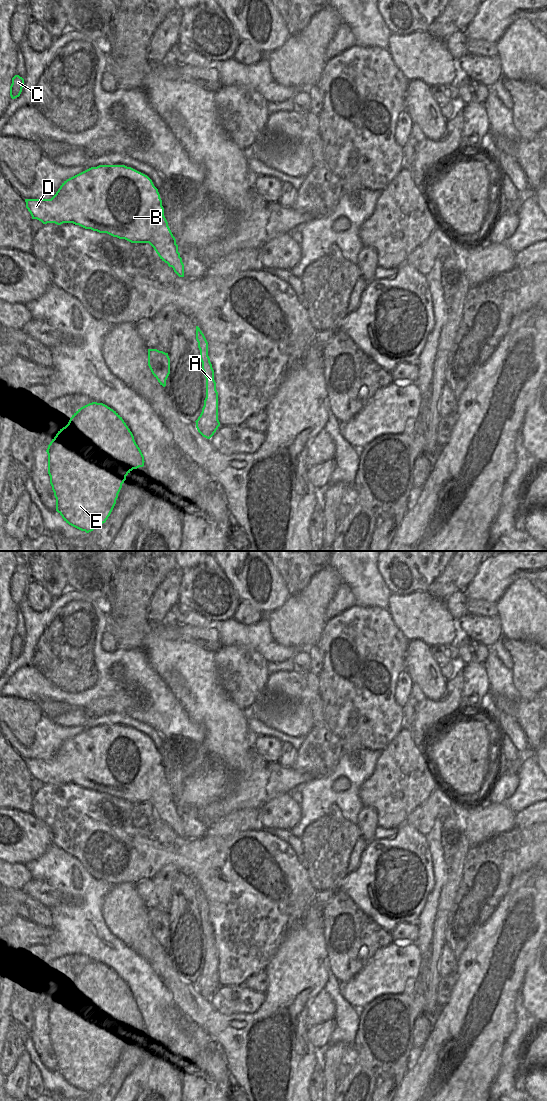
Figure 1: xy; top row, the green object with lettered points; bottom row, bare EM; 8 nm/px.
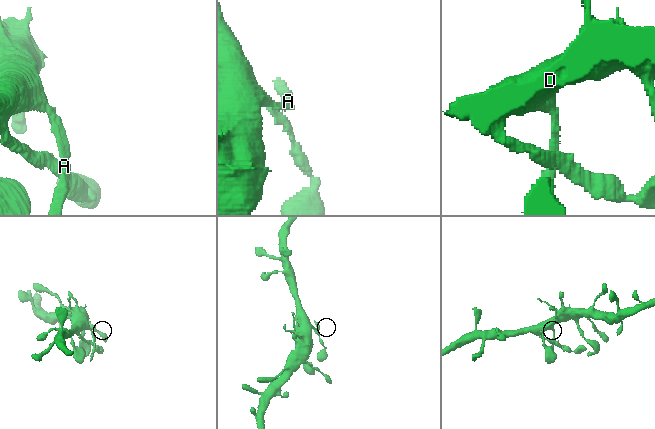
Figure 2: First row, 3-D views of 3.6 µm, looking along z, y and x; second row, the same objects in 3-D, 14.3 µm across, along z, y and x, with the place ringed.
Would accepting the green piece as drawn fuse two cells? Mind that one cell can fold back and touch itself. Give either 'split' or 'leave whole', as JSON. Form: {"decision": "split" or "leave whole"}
{"decision": "split"}

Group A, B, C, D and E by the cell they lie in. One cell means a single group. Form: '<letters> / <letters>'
A / B C D E

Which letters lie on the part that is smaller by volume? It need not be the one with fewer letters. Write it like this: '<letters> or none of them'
A

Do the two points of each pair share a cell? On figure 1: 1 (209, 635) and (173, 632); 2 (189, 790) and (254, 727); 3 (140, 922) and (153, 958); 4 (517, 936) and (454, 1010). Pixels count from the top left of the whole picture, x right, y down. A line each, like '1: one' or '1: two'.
1: one
2: two
3: one
4: one

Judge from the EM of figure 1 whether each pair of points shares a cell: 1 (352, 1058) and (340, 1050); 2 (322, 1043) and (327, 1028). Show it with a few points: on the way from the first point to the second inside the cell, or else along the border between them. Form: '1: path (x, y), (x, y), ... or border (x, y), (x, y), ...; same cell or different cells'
1: border (350, 1047), (342, 1058), (336, 1070), (336, 1075); different cells
2: path (322, 1039), (323, 1032); same cell

